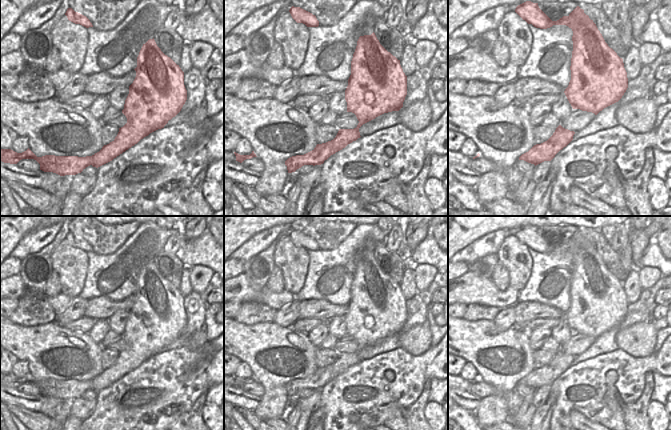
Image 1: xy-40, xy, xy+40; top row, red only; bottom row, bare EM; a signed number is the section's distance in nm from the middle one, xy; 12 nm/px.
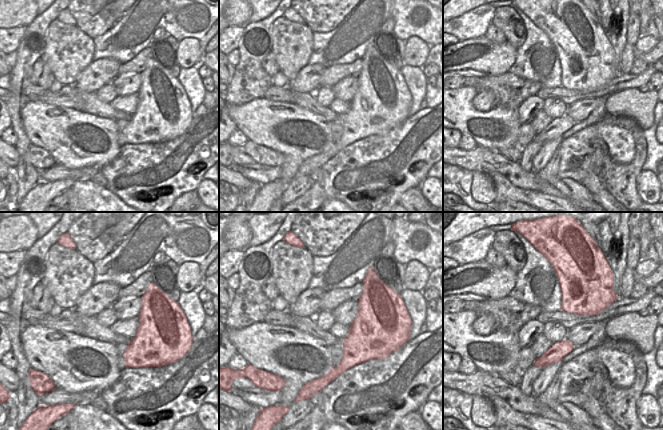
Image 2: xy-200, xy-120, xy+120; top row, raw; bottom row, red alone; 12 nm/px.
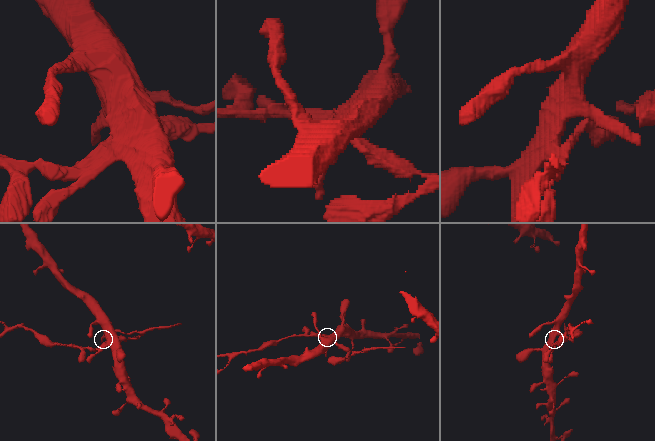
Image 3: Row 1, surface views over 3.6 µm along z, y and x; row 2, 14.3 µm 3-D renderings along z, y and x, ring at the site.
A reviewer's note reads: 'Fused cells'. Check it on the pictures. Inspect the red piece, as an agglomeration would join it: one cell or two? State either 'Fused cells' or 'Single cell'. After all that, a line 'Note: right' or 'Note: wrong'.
Fused cells
Note: right

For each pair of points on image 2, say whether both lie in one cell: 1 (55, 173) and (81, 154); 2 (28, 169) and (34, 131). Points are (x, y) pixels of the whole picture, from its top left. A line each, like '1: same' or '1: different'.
1: different
2: different

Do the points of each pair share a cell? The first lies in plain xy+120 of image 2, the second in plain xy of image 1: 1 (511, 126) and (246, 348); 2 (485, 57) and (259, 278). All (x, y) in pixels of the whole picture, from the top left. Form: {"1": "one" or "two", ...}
{"1": "one", "2": "two"}

